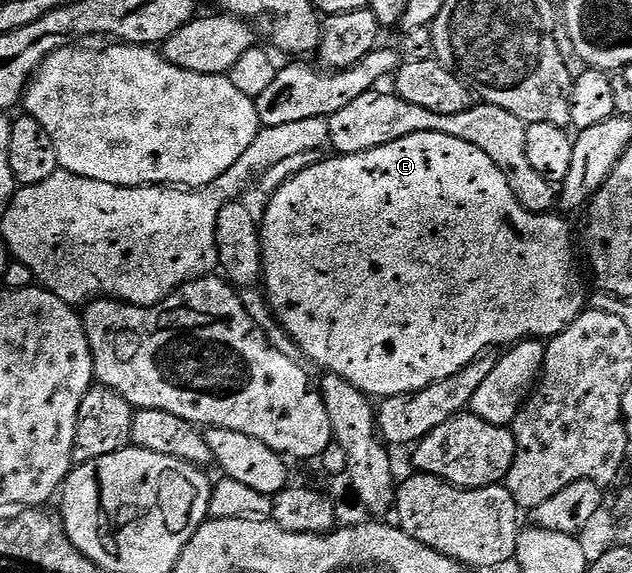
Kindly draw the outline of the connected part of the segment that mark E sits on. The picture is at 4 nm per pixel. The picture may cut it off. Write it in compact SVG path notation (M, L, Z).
M412 133L403 139L395 139L395 143L387 143L383 147L375 147L362 153L342 153L332 156L327 158L326 161L319 162L318 165L317 162L310 163L306 169L300 169L294 177L288 177L283 184L276 186L272 190L273 198L270 199L269 206L265 209L265 217L263 213L259 221L261 226L261 254L263 255L263 292L269 298L269 305L273 309L273 314L280 319L282 330L286 334L289 332L290 339L315 364L322 365L322 370L325 373L335 373L347 379L349 383L359 387L373 399L414 393L431 383L439 383L439 379L447 379L447 375L455 375L455 371L463 371L463 367L470 365L480 353L497 347L493 345L512 347L517 342L526 339L548 339L554 337L557 333L561 333L573 322L573 318L577 316L582 308L581 296L584 295L585 289L581 286L581 277L577 274L576 263L573 262L573 233L569 230L568 223L552 221L552 216L532 213L524 209L519 203L519 199L515 199L515 195L511 191L511 183L507 183L507 175L503 175L503 171L499 171L499 167L495 167L495 163L491 163L491 159L487 155L483 155L483 151L479 151L479 147L475 147L463 139L455 139L451 135L443 135L442 133Z

